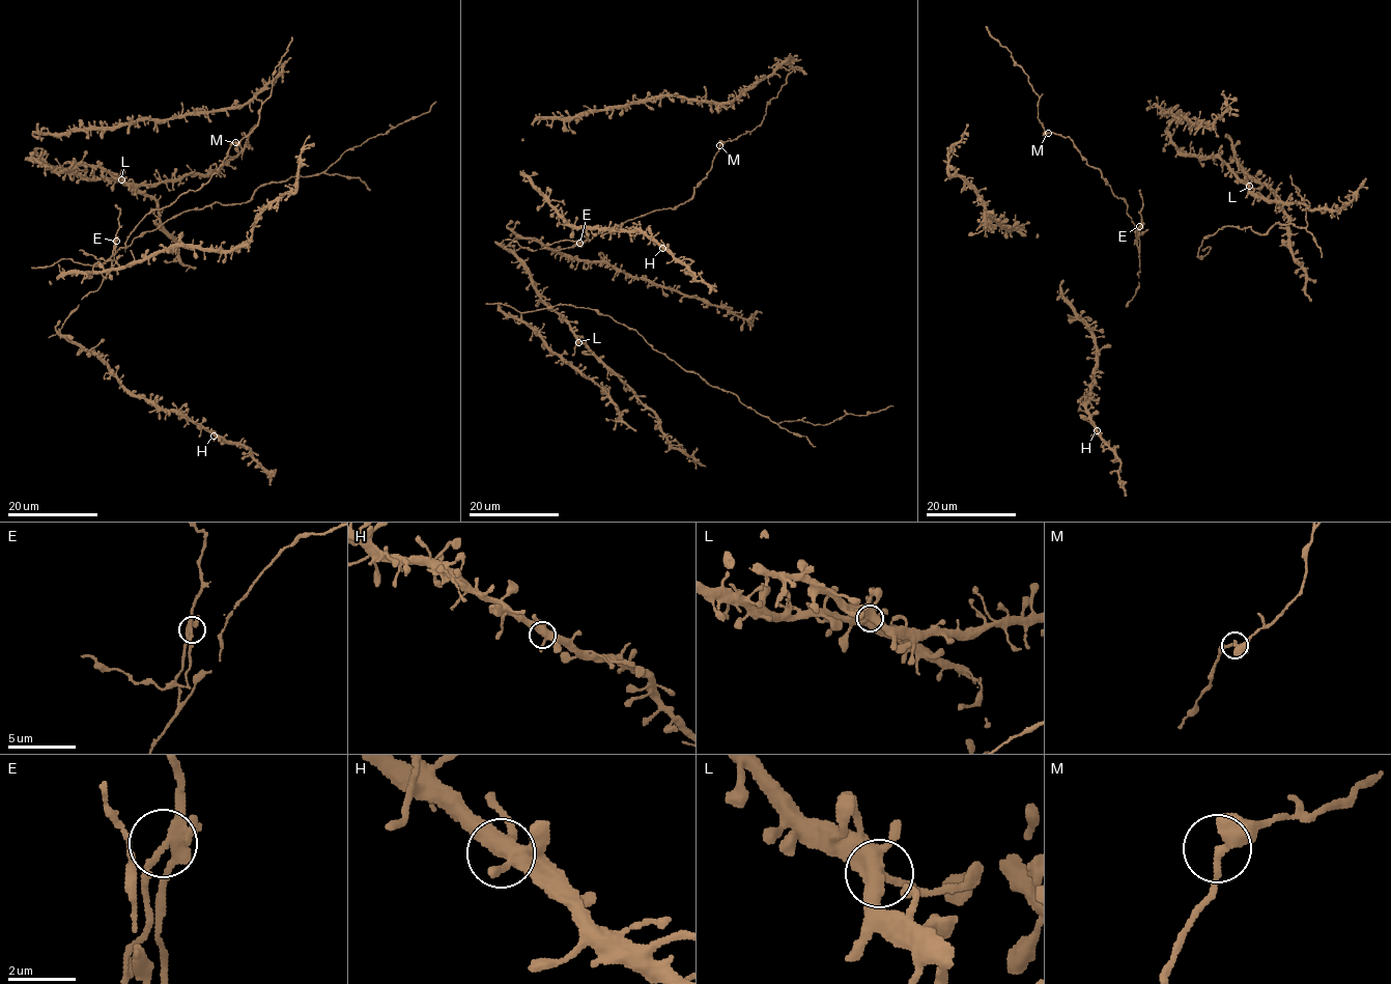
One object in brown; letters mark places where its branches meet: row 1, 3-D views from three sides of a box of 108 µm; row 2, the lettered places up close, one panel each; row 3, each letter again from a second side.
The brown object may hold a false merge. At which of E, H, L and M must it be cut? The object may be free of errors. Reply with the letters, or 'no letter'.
E

